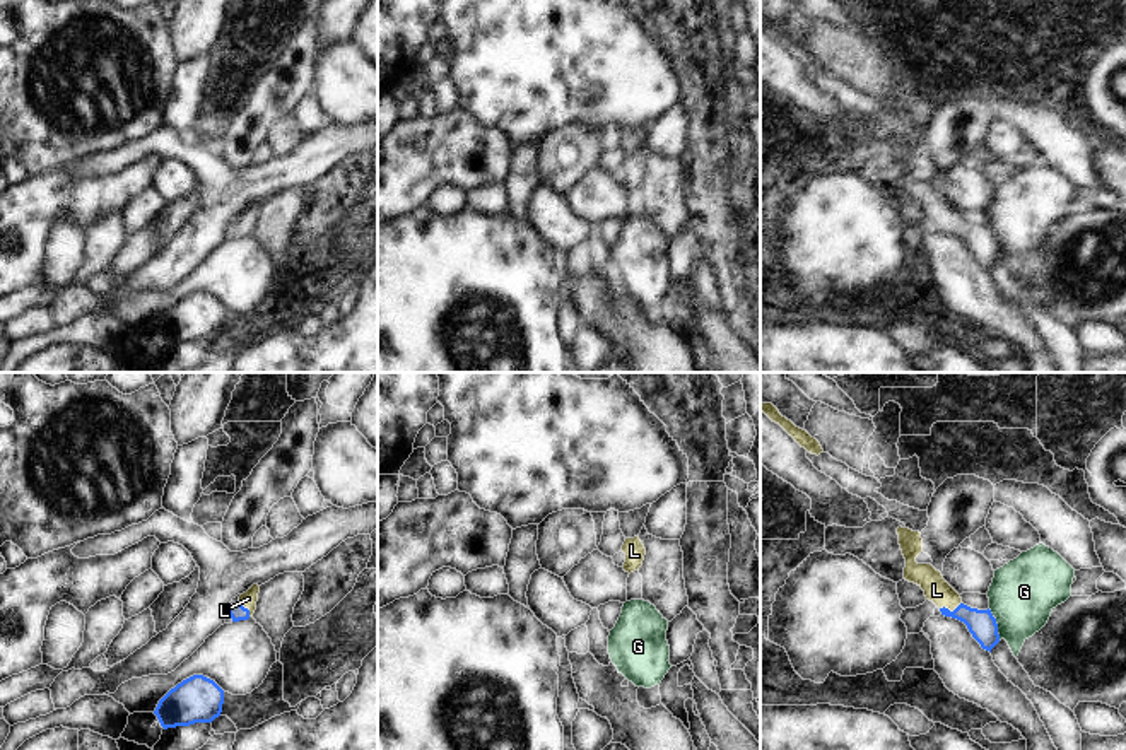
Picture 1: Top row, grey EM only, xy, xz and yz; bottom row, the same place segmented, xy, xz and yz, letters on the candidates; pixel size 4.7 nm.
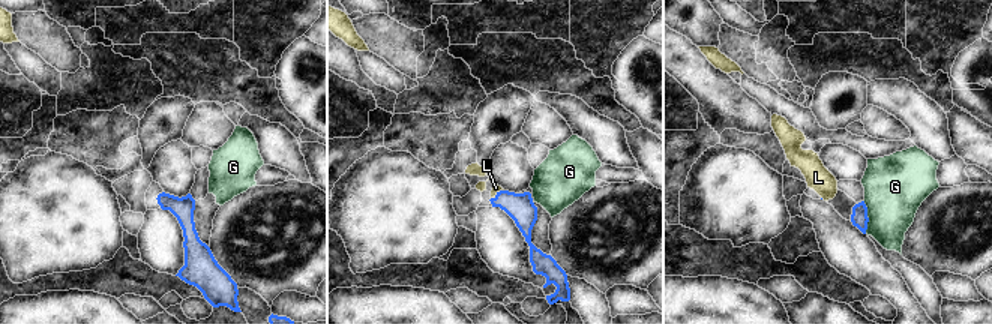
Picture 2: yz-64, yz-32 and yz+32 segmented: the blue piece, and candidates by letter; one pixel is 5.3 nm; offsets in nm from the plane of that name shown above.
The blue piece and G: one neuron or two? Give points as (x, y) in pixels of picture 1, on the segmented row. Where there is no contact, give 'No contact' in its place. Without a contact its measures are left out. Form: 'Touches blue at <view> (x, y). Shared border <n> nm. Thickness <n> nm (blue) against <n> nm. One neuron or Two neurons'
Touches blue at yz (996, 624). Shared border 160 nm. Thickness 140 nm (blue) against 320 nm. Two neurons.

